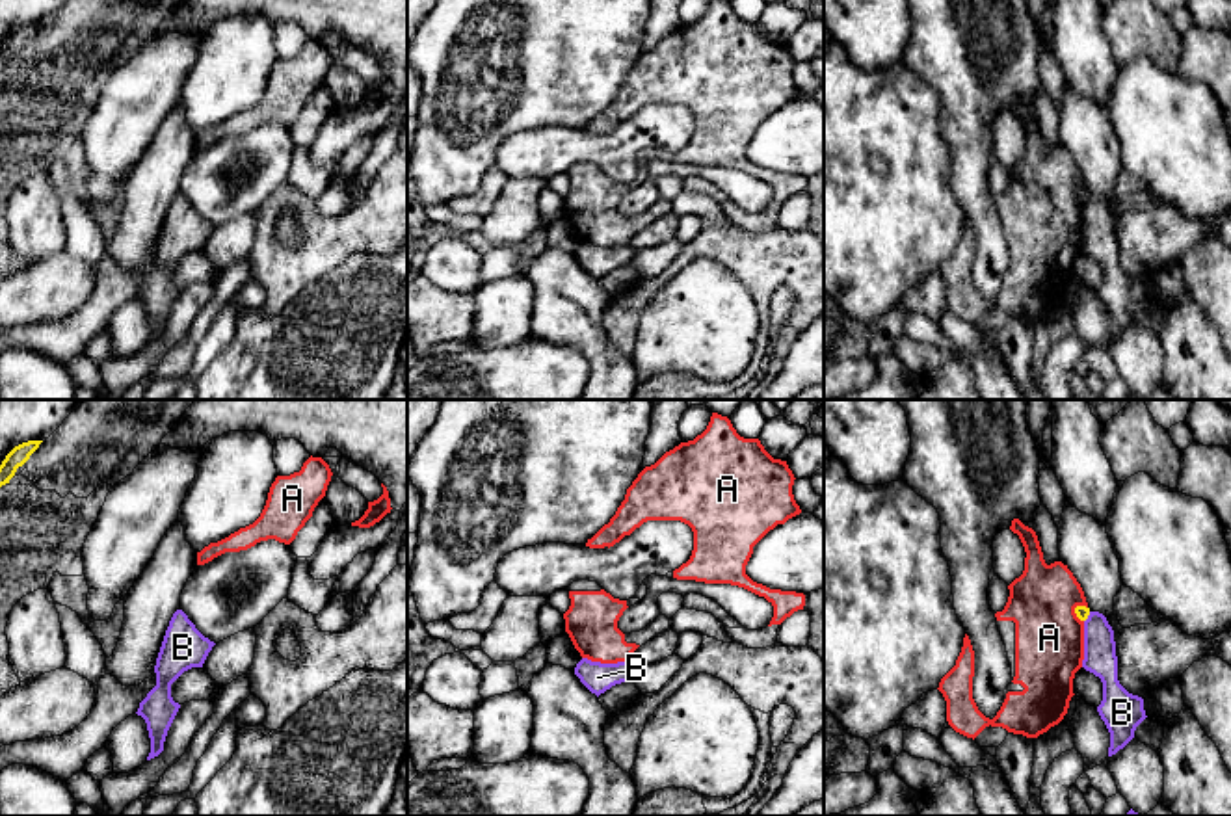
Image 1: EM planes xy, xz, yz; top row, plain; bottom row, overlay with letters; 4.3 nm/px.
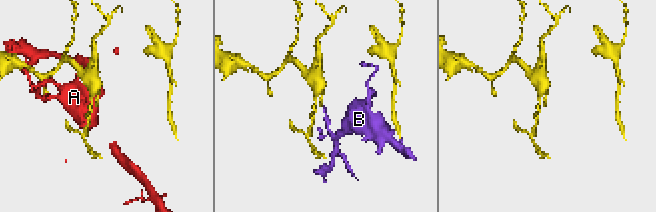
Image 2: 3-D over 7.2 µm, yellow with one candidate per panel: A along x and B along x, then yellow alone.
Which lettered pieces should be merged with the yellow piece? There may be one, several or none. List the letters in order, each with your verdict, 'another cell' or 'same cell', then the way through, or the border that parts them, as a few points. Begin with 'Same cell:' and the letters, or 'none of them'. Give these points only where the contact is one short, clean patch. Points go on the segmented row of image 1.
Same cell: none of them
A: another cell
B: another cell; border yz (1090, 612), (1085, 621)

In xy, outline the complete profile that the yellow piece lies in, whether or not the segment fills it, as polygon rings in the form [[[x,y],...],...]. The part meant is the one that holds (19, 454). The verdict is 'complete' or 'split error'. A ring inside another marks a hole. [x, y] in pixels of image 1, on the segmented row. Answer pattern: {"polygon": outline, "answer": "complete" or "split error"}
{"polygon": [[[28,441],[15,446],[0,465],[0,487],[9,483],[17,468],[22,467],[43,441]]], "answer": "complete"}

